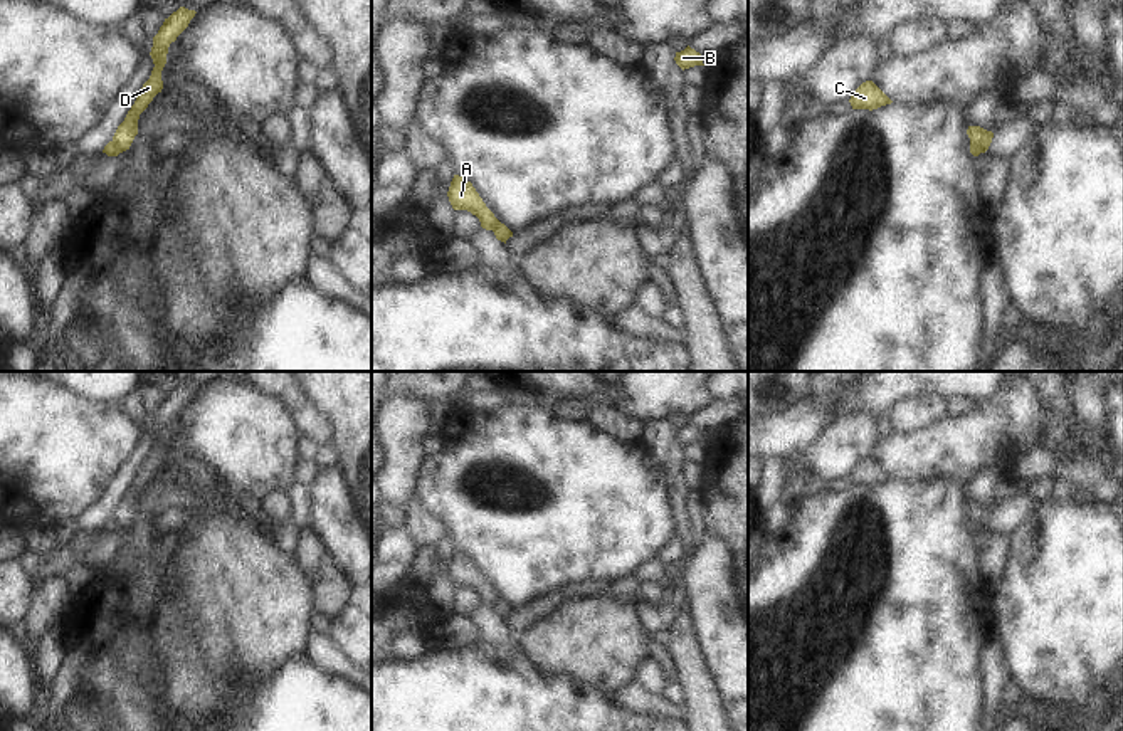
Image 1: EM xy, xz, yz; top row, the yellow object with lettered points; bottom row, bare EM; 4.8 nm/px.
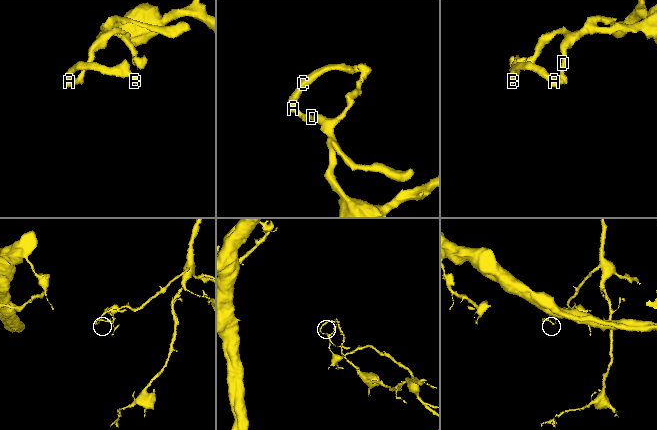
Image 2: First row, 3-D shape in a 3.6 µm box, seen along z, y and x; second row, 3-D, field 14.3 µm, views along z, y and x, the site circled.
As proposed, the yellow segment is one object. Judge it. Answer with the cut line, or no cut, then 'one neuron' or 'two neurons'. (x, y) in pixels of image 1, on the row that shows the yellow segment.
cut xy (113, 140), (121, 152); two neurons

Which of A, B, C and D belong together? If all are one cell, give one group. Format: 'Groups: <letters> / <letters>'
Groups: A B C / D

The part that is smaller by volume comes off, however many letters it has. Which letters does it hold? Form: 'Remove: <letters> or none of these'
Remove: A, B, C

